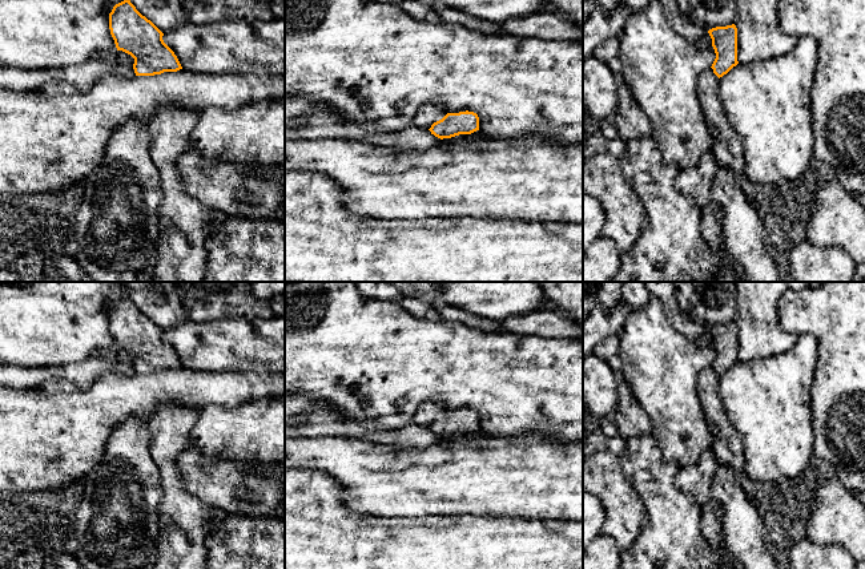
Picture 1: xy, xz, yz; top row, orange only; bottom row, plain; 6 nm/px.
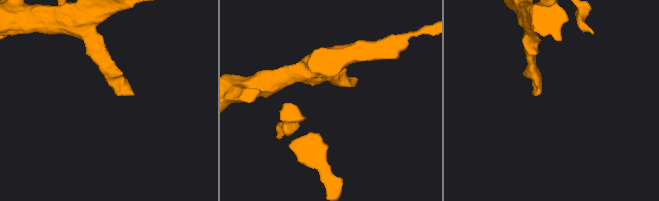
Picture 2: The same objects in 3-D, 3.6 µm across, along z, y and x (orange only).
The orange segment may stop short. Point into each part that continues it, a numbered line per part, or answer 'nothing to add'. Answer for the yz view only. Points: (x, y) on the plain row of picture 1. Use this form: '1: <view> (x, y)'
1: yz (727, 446)

